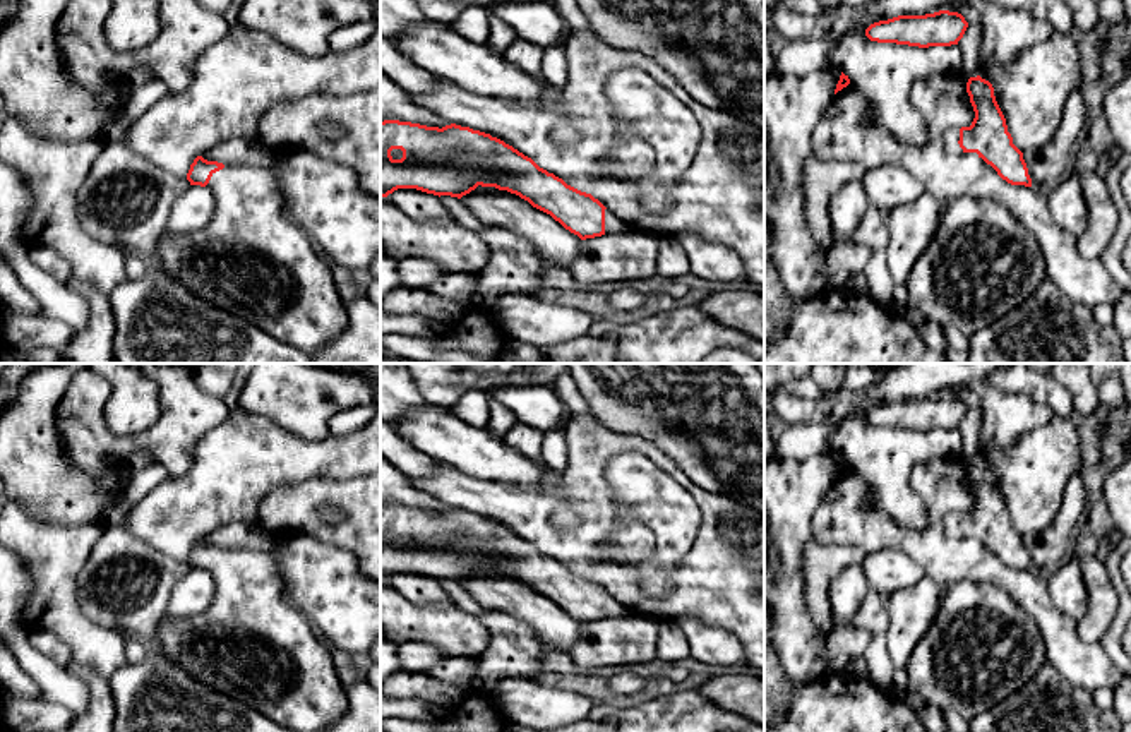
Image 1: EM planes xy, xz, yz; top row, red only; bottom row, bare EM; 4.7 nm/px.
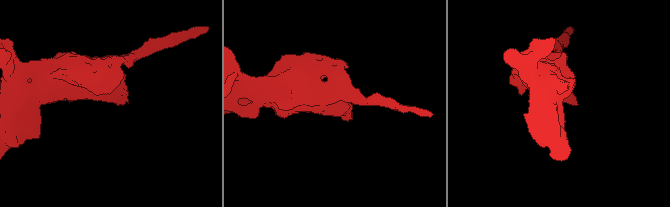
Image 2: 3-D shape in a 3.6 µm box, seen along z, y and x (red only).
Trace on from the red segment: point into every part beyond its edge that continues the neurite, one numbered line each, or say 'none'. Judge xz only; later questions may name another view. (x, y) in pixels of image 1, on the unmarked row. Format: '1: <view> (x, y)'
1: xz (614, 609)

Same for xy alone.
1: xy (251, 645)

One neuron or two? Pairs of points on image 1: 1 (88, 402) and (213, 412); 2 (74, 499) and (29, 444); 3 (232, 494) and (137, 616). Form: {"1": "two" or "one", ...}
{"1": "one", "2": "one", "3": "two"}

